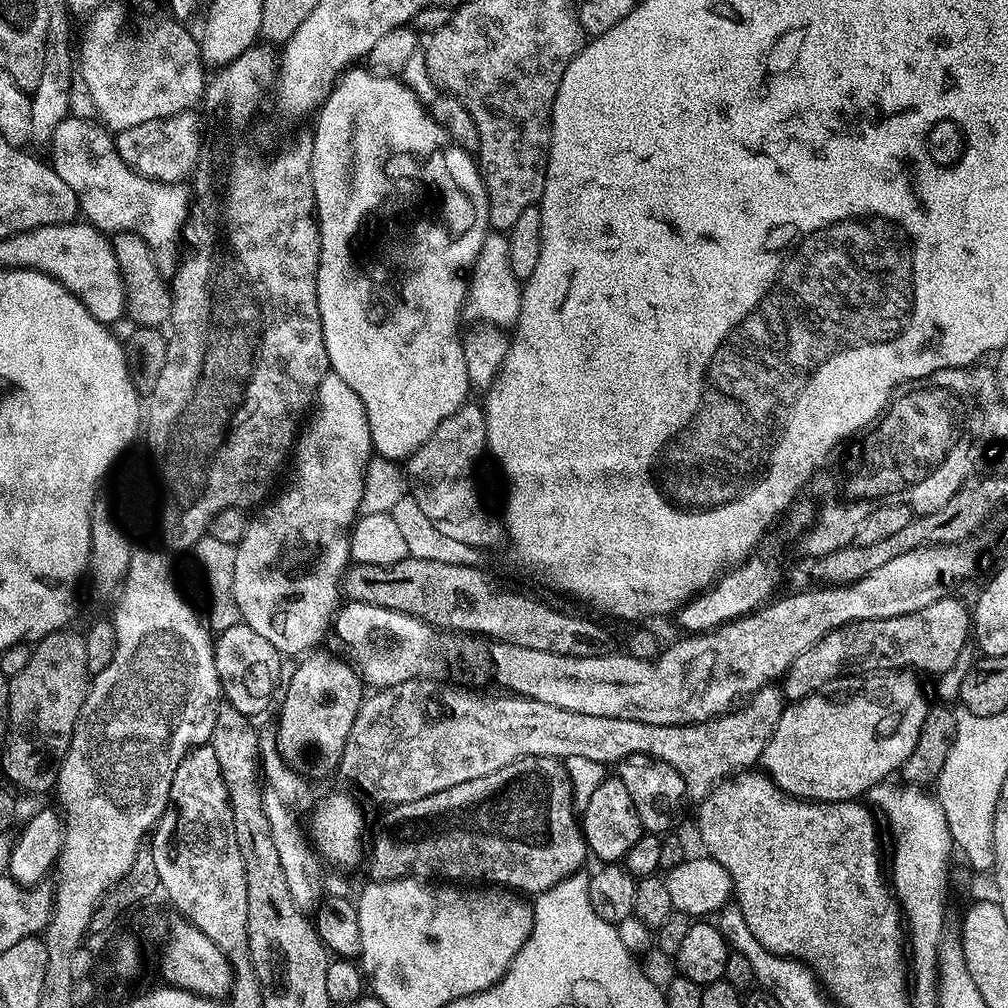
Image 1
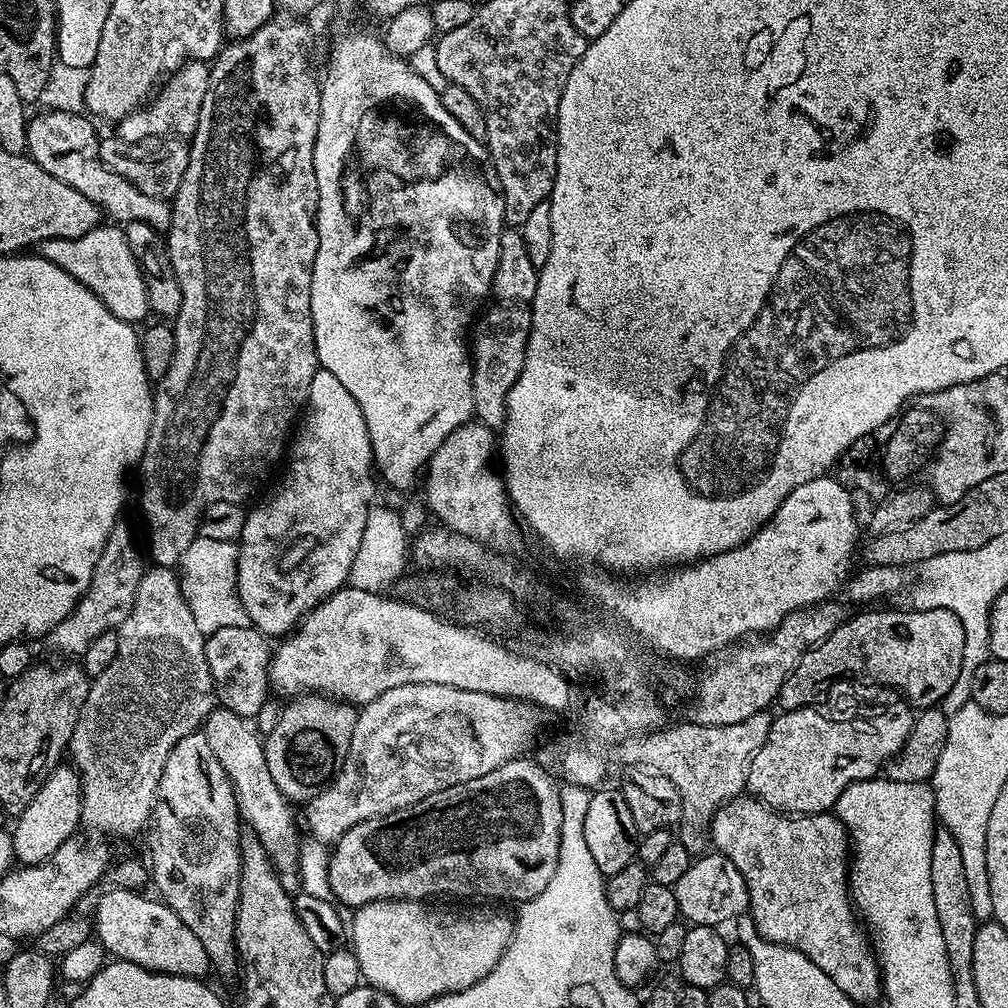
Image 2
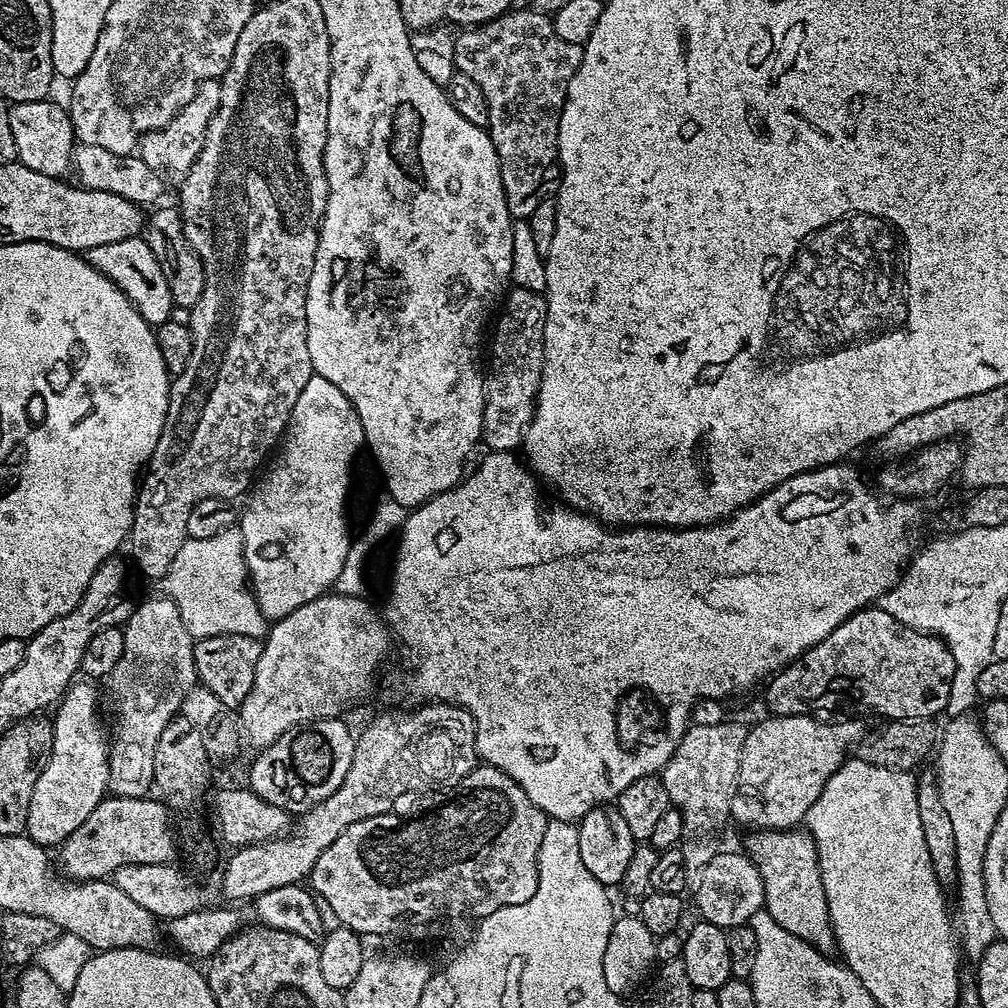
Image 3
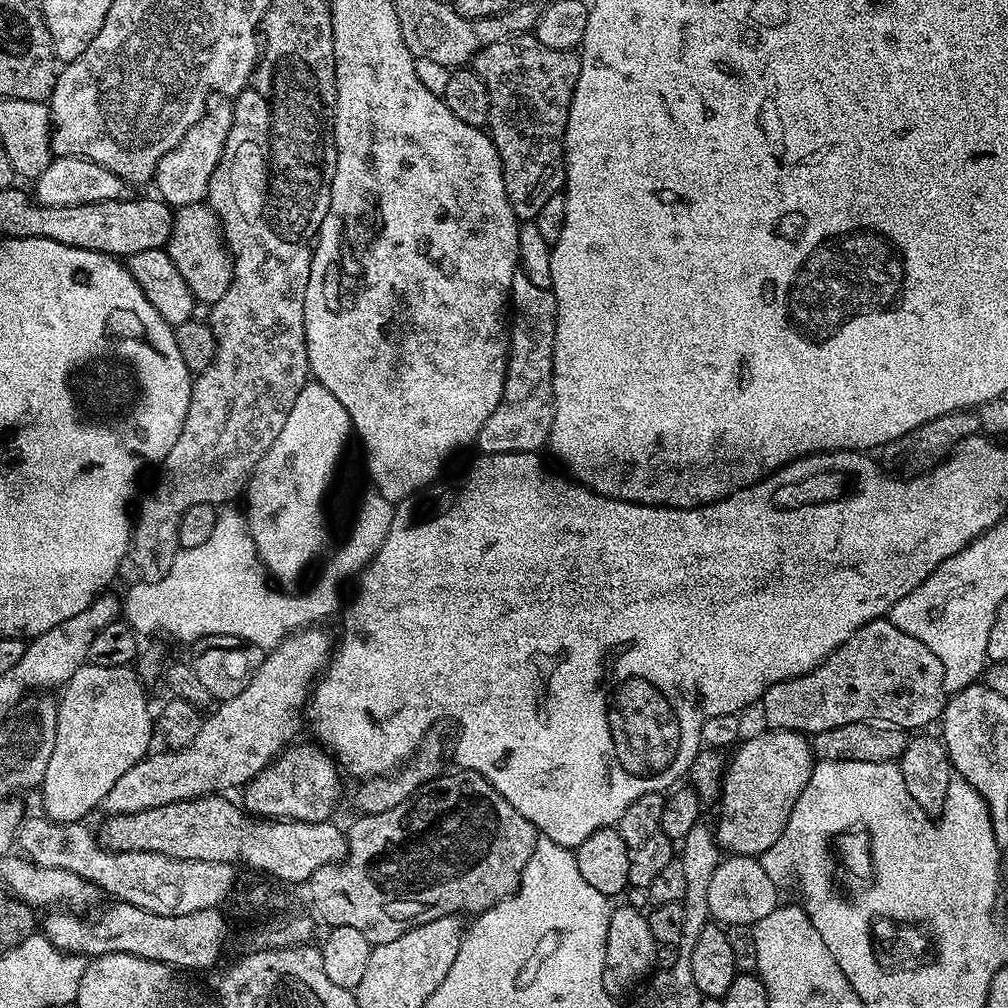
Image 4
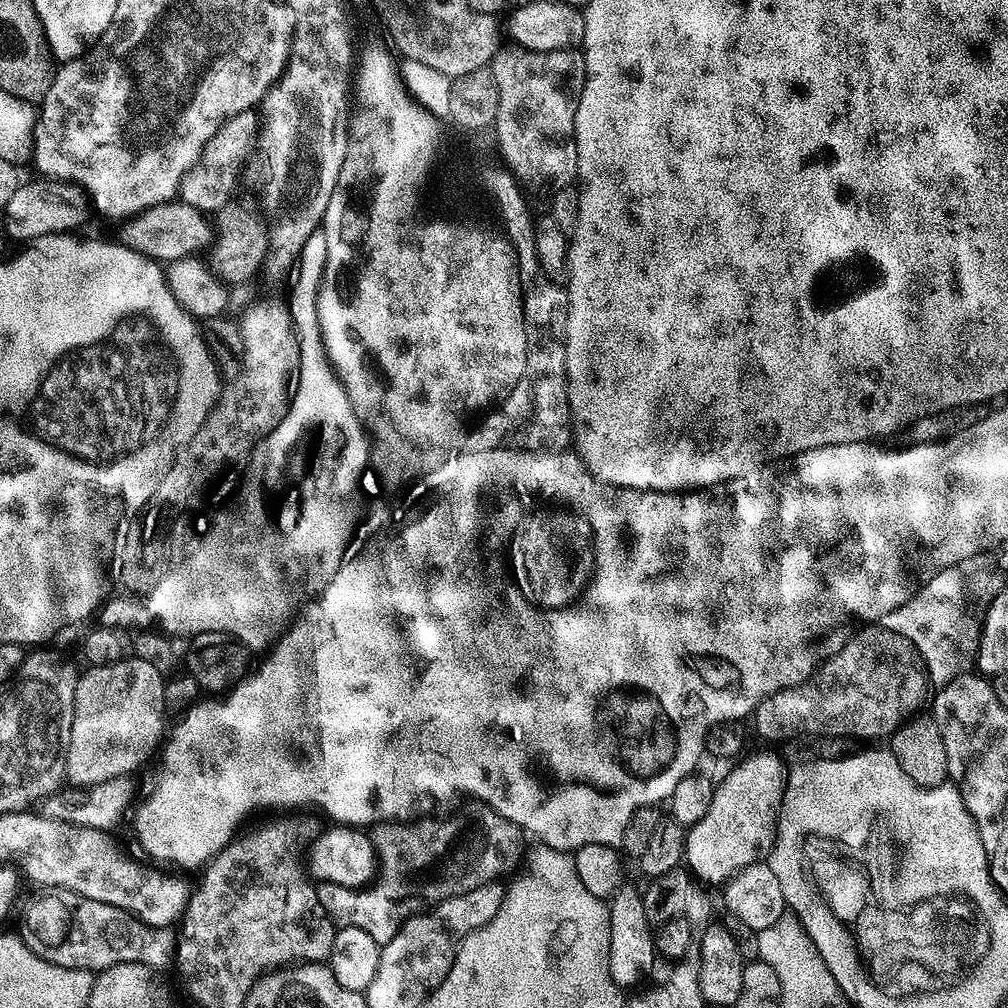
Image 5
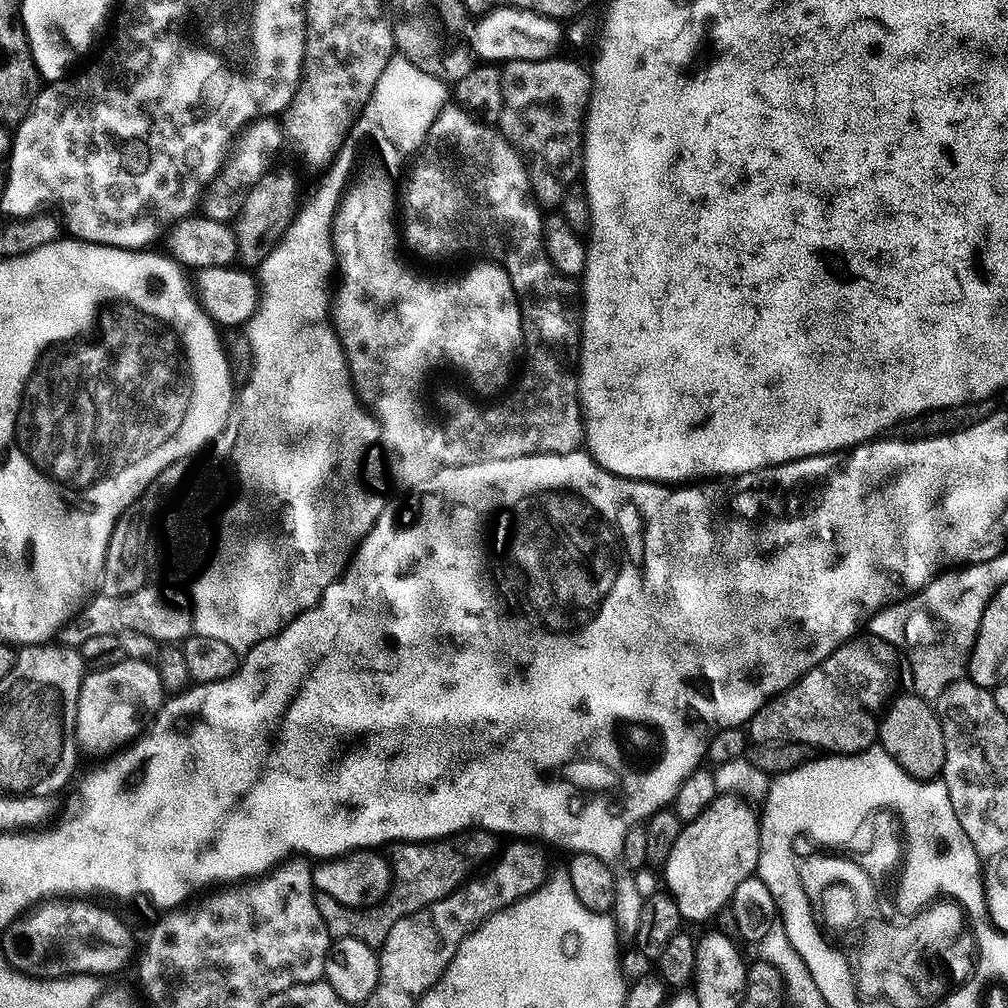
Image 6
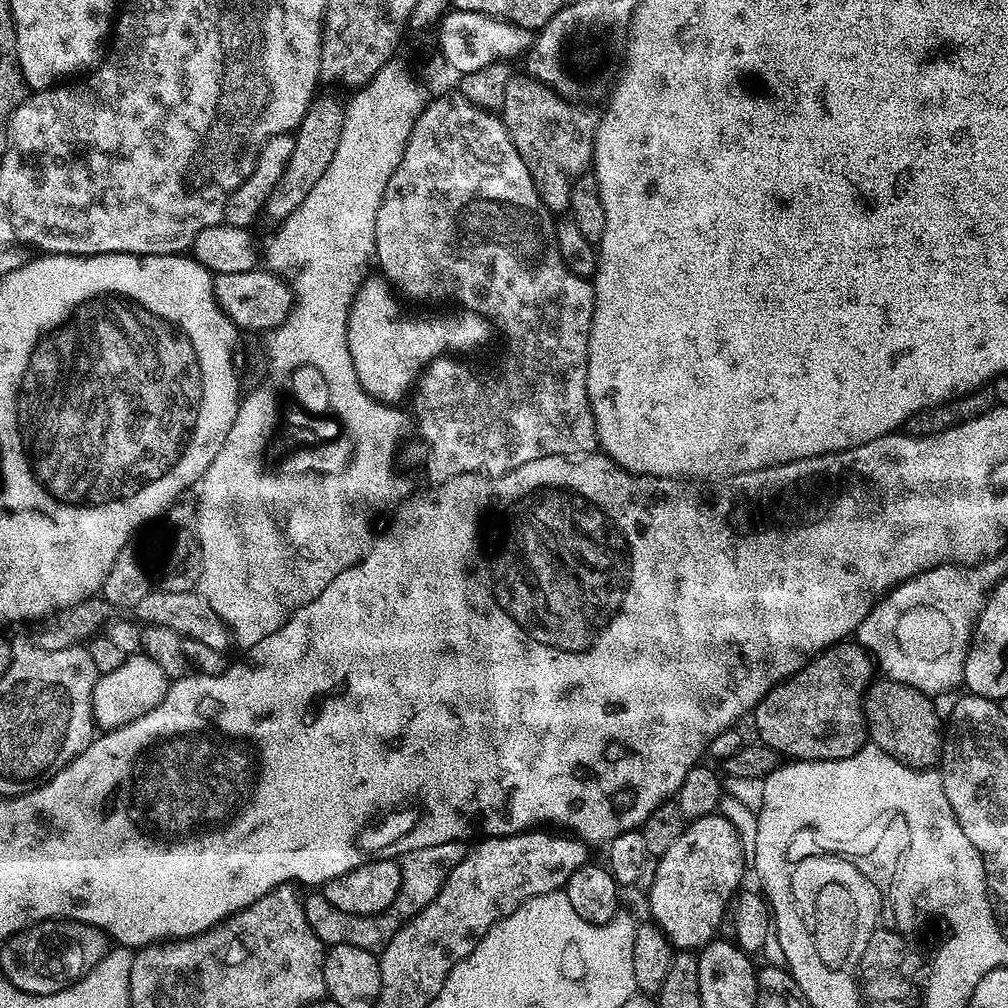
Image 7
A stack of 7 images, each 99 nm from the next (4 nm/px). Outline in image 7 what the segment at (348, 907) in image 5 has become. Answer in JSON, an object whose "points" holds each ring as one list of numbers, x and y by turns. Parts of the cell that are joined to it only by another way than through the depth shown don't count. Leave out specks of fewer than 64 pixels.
{"points":[[455,840,446,842,442,846,426,846,422,850,404,852,398,860,402,874,398,898,394,898,394,902,390,902,390,906,385,912,380,912,376,916,359,916,335,911,330,906,330,902,324,900,323,895,316,894,313,900,310,898,304,900,306,918,312,924,315,932,322,933,325,945,349,944,358,946,358,950,379,954,384,951,390,938,394,938,394,934,398,934,398,930,410,917,417,916,423,908,430,906,430,902,434,902,434,898,438,894,438,890,442,890,450,870,454,870,454,866,458,866,458,862,462,862,465,851,465,845,461,841]]}

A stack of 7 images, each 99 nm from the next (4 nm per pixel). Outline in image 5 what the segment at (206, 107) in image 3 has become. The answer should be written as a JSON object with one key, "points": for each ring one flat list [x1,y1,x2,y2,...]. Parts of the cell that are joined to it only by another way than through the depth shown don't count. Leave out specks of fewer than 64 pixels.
{"points":[[252,110,239,112,224,121,206,142,197,163,181,178,178,199,205,214,214,214,222,205,229,203,233,199,236,180,238,184,242,169,253,151,257,131,258,116]]}

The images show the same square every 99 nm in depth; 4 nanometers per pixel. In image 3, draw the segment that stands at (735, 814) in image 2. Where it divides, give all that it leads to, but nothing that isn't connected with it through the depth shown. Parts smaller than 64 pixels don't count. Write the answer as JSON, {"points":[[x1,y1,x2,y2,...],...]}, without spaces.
{"points":[[756,830,749,836,752,837,748,840,746,855,756,863,758,874,762,874,764,908,783,930,804,939,822,953,831,953,831,948,835,949,837,942,832,933,832,917,828,913,828,903,820,877,820,854,816,850,816,841,804,830]]}

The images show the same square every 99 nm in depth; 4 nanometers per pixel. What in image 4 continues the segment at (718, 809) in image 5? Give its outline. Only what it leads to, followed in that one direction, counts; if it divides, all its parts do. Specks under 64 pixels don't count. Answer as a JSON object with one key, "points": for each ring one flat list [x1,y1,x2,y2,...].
{"points":[[763,731,746,742,744,740,735,749,737,752,733,754,732,760,730,756,722,781,722,791,718,797,720,821,714,824,714,835,721,849,728,854,760,858,763,857,763,852,771,853,782,830,786,830,786,822,790,818,790,810,794,809,795,800,810,780,814,757,809,737,802,732]]}

